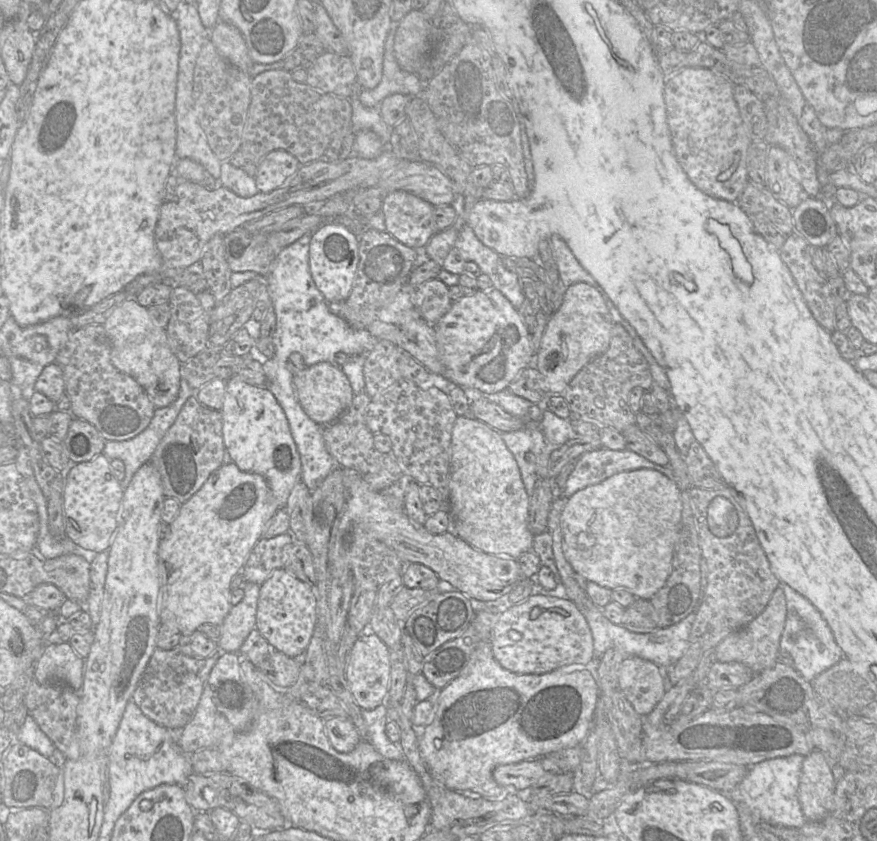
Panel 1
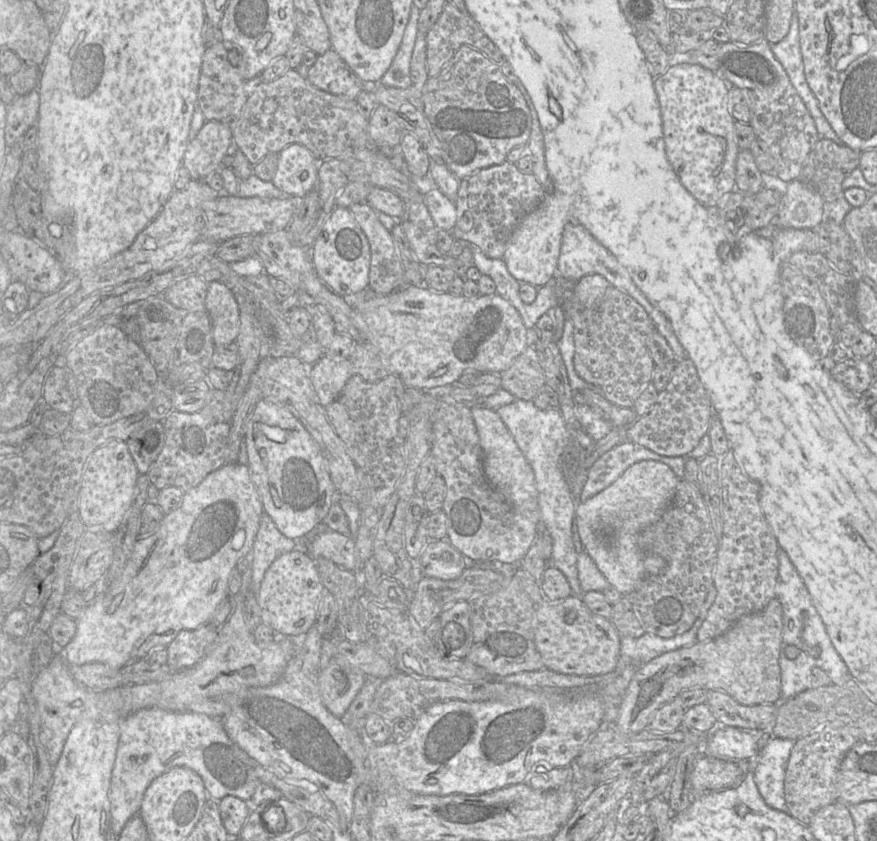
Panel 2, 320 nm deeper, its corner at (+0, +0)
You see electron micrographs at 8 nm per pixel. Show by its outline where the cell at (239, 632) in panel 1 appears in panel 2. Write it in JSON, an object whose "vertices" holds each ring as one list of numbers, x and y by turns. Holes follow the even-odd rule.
{"vertices":[[265,512,251,551,251,590,258,593,260,584,270,565,281,555,298,548,298,542,284,536]]}

